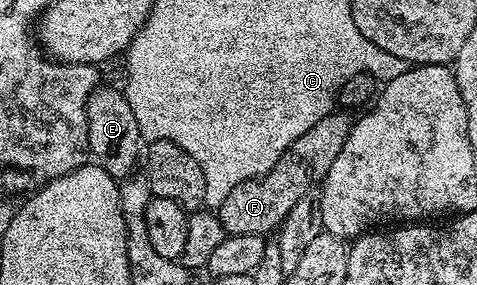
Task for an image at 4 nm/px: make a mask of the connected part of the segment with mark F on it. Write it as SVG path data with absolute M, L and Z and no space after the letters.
M332 111L325 115L301 135L273 163L273 167L264 177L254 177L241 183L225 195L225 199L217 207L217 216L227 235L257 235L270 234L276 227L282 225L283 220L300 208L299 204L307 197L311 188L322 186L329 175L329 167L341 155L341 147L345 147L345 139L353 131L356 118L347 111Z

